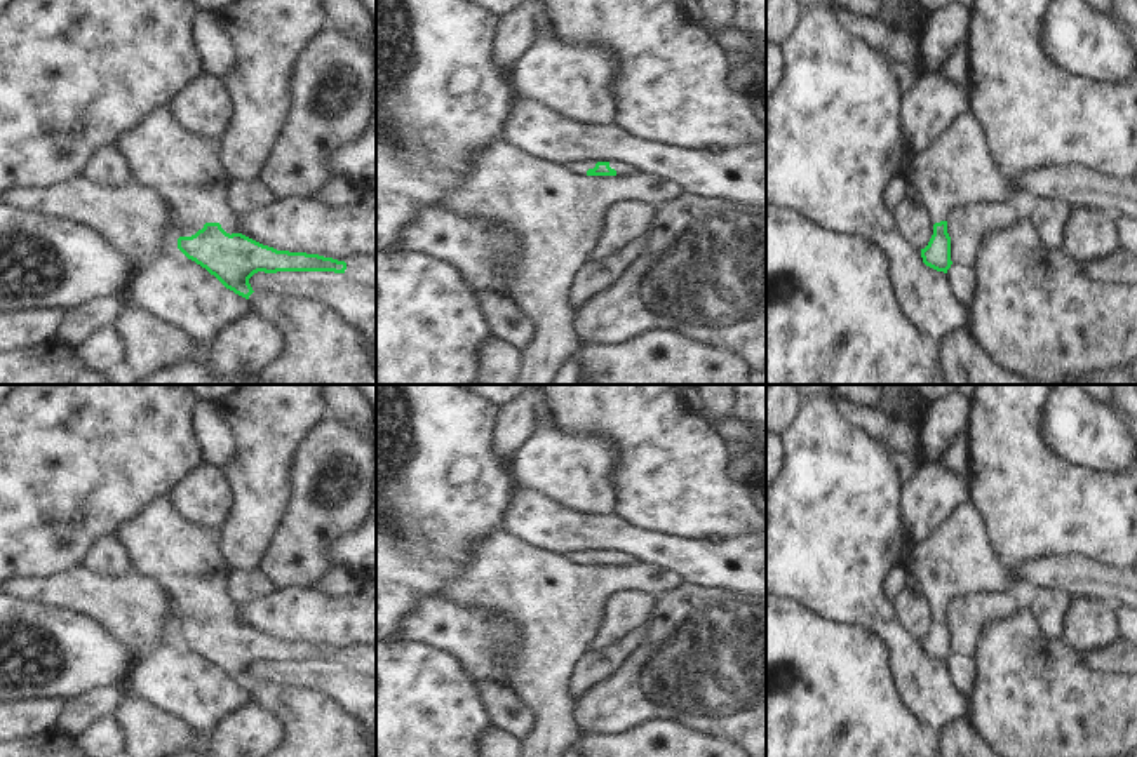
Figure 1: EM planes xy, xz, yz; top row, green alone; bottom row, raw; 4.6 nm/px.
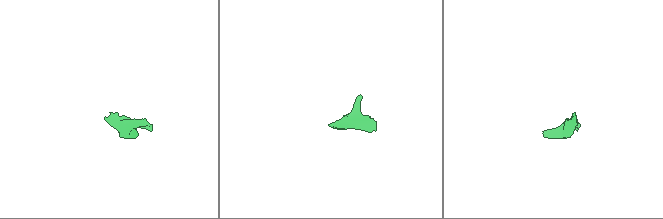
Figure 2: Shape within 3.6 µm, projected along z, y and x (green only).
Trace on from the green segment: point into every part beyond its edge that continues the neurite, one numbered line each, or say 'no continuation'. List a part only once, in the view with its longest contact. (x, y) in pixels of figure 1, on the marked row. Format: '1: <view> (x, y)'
1: xy (185, 171).

